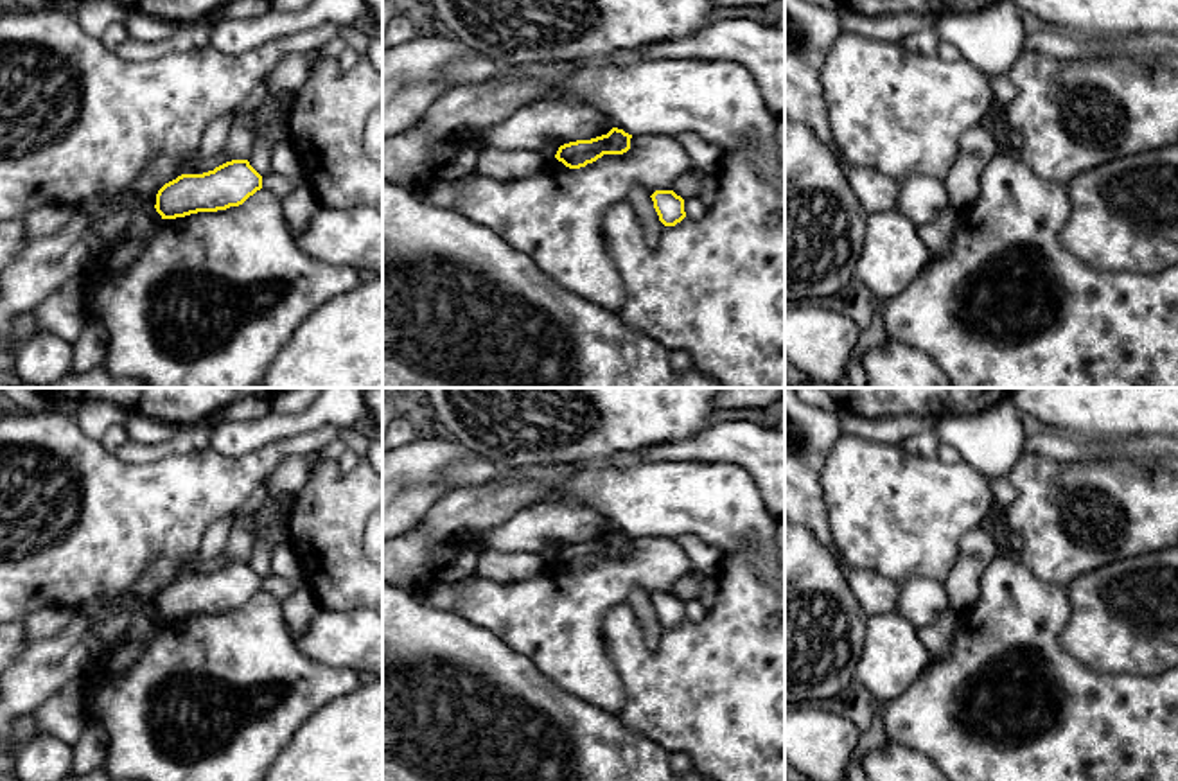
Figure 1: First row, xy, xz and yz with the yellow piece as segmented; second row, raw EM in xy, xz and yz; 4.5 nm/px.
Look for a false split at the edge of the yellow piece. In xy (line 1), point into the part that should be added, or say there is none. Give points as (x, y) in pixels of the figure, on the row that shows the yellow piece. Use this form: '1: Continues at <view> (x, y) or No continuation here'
1: No continuation here

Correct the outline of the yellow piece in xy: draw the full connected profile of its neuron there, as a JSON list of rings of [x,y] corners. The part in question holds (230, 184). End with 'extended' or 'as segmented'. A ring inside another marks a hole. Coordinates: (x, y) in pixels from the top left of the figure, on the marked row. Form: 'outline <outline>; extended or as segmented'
outline [[[232,160],[203,174],[181,174],[156,194],[162,219],[217,212],[242,205],[262,189],[262,176],[248,160]]]; as segmented

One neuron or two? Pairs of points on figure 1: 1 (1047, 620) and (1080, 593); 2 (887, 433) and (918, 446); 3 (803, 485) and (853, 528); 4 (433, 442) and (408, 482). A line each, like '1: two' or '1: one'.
1: two
2: two
3: two
4: one

